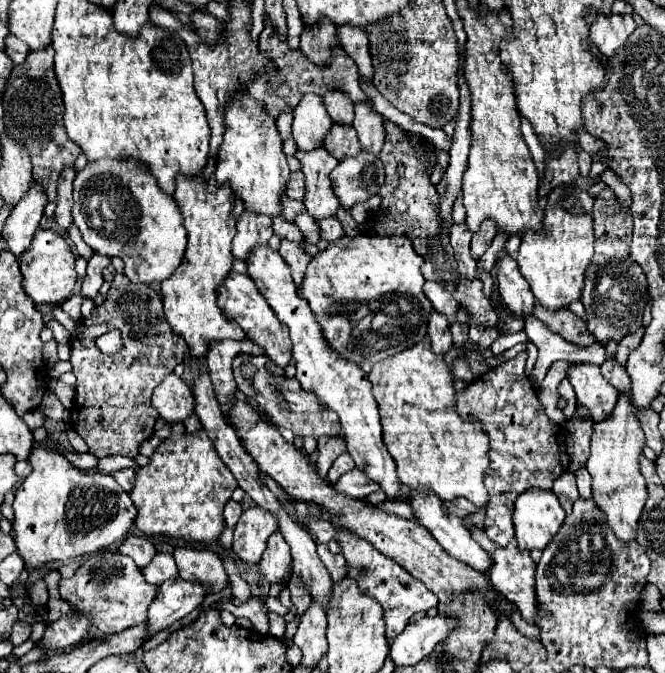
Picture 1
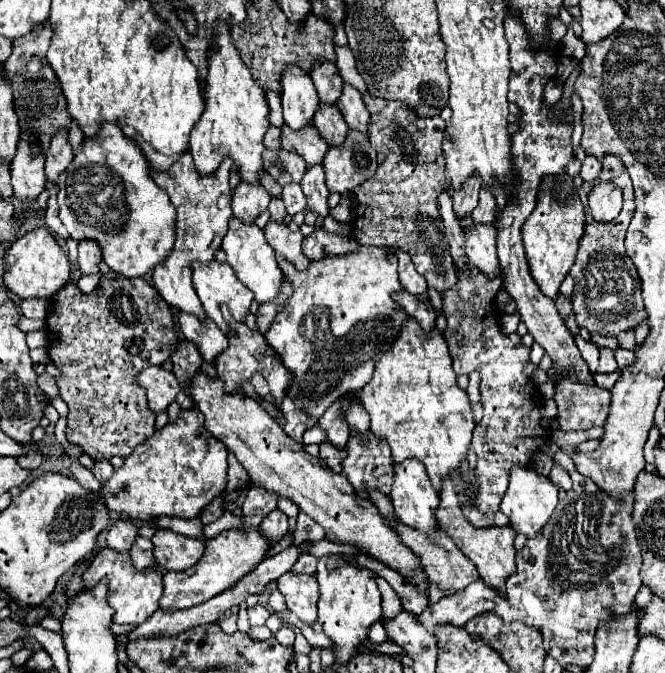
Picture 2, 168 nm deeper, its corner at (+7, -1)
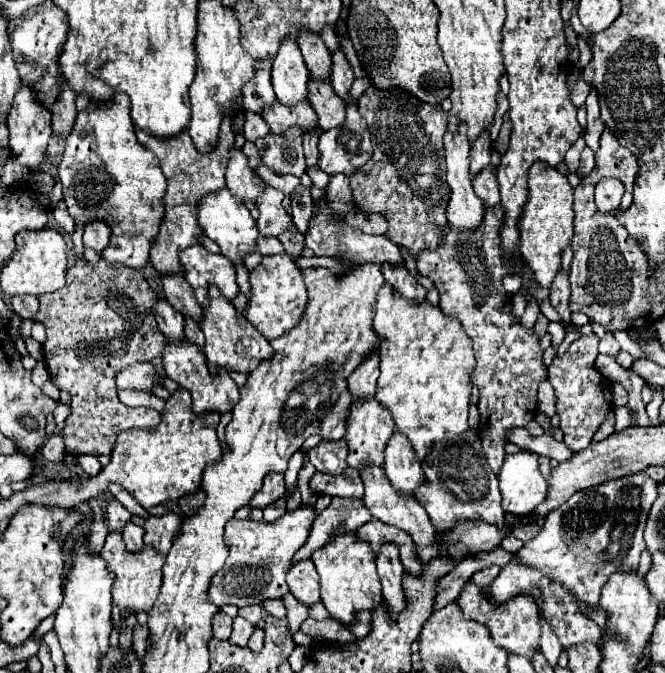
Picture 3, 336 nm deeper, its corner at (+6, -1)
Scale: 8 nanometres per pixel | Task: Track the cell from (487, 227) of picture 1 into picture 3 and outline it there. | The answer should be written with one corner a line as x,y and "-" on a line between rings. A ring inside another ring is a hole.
489,166
481,174
477,174
477,178
473,180
473,190
483,200
485,208
497,206
497,202
499,202
499,186
497,186
497,178
495,178
495,168
493,166

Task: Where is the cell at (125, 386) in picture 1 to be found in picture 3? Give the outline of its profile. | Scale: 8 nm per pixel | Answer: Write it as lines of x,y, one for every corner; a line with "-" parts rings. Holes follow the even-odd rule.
103,258
93,266
89,262
77,260
73,268
67,270
67,284
53,292
39,298
41,306
35,316
45,330
47,330
47,342
43,344
45,364
51,374
51,382
59,390
67,390
71,394
71,414
65,420
63,428
63,440
65,448
69,452
77,454
93,454
93,456
111,456
113,444
123,430
131,428
155,428
161,422
161,414
153,408
129,408
125,406
117,396
115,376
125,366
131,366
133,362
157,358
163,354
167,342
161,334
153,306
157,302
155,290
147,284
141,272
137,270
125,270
125,266
113,266
105,262

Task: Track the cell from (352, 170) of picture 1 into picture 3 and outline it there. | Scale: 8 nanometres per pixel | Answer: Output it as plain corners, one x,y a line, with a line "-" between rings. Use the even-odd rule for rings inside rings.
363,76
363,78
357,78
353,82
353,88
351,88
351,98
353,98
353,104
347,106
347,118
341,126
335,126
333,130
327,130
321,134
319,138
319,152
321,152
321,160
319,160
319,168
323,172
327,172
329,176
335,176
335,174
345,174
345,176
353,176
363,164
367,164
371,158
373,158
373,144
371,144
371,132
367,128
367,122
361,118
361,114
357,112
357,104
355,100
371,86
369,78

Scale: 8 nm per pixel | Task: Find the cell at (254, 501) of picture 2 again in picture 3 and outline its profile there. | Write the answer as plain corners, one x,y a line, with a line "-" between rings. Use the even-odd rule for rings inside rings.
267,474
263,480
263,486
257,494
253,494
249,506
251,508
265,508
269,504
273,504
275,500
279,500
285,494
285,482
283,482
283,474

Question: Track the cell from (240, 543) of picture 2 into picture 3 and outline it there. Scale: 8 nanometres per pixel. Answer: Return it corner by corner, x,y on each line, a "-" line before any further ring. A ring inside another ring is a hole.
299,508
295,512
287,512
277,522
253,522
253,520
235,520
231,518
225,524
225,544
229,548
229,558
225,566
211,578
211,586
207,590
209,602
217,606
235,604
239,608
261,604
267,598
281,598
289,592
285,574
291,566
291,558
295,550
305,542
305,534
313,524
313,510

